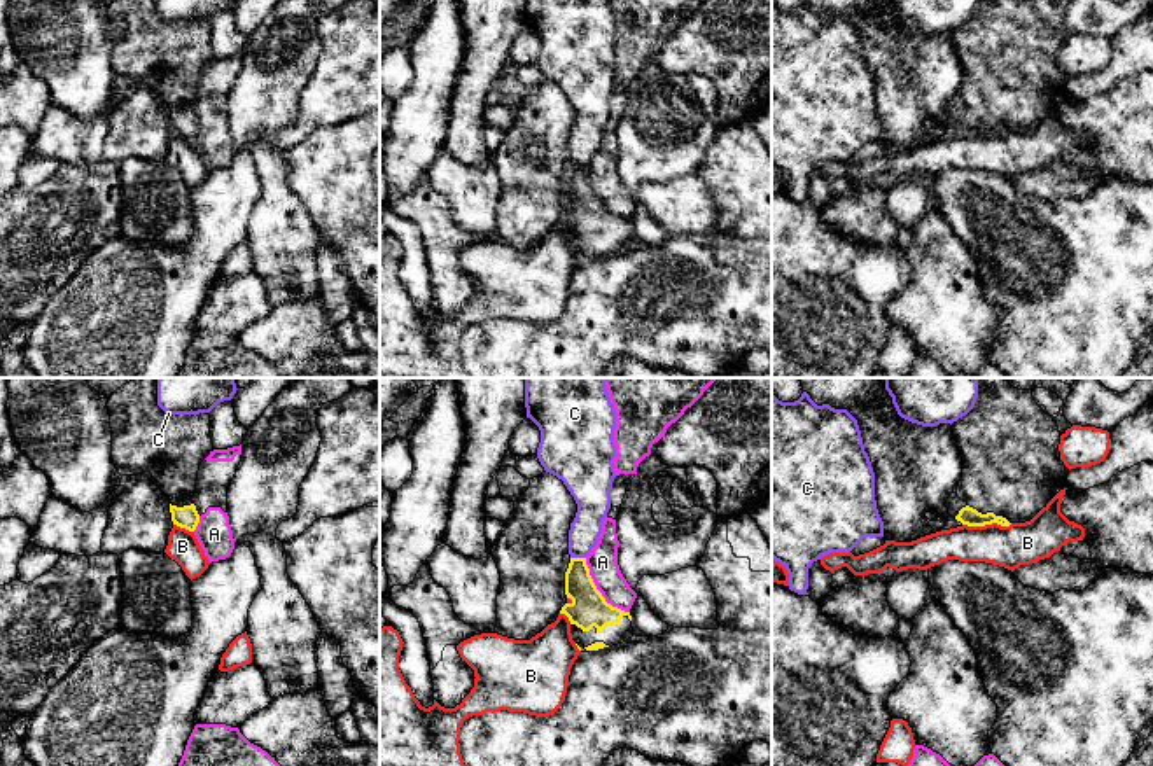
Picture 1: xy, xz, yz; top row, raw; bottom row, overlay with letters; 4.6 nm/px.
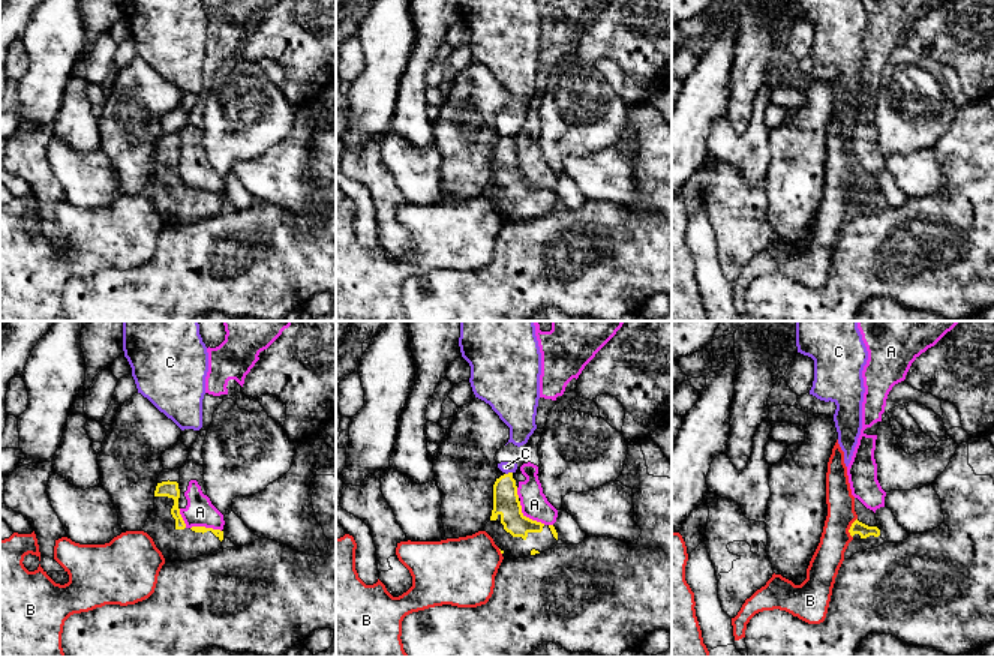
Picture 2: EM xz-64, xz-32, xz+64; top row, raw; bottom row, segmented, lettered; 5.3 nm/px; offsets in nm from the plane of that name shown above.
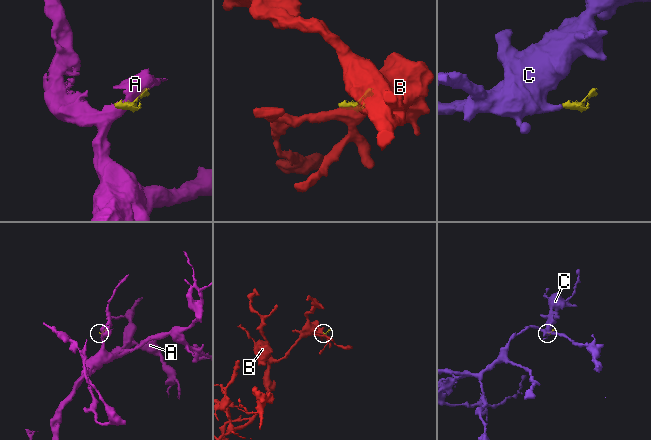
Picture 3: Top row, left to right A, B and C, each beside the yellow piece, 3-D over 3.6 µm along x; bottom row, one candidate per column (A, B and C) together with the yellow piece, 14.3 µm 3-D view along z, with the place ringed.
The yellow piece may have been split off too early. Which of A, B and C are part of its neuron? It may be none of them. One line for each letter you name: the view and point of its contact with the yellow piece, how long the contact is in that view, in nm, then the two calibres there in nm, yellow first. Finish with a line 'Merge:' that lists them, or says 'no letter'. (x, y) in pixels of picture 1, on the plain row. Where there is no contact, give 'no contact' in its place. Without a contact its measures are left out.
Merge: no letter

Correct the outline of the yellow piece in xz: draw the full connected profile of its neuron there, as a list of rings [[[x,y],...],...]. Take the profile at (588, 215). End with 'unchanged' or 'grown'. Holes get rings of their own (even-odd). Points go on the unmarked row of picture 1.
[[[570,166],[565,203],[572,210],[560,222],[569,226],[572,248],[581,261],[612,255],[633,245],[630,220],[605,210],[590,184],[586,166]]] | grown

